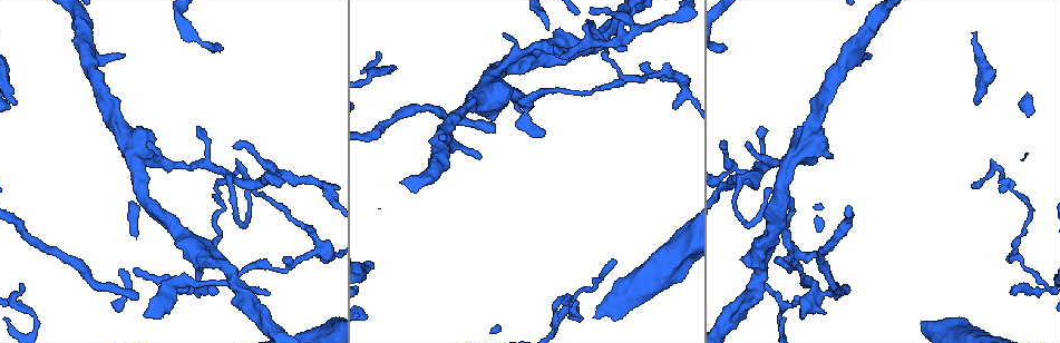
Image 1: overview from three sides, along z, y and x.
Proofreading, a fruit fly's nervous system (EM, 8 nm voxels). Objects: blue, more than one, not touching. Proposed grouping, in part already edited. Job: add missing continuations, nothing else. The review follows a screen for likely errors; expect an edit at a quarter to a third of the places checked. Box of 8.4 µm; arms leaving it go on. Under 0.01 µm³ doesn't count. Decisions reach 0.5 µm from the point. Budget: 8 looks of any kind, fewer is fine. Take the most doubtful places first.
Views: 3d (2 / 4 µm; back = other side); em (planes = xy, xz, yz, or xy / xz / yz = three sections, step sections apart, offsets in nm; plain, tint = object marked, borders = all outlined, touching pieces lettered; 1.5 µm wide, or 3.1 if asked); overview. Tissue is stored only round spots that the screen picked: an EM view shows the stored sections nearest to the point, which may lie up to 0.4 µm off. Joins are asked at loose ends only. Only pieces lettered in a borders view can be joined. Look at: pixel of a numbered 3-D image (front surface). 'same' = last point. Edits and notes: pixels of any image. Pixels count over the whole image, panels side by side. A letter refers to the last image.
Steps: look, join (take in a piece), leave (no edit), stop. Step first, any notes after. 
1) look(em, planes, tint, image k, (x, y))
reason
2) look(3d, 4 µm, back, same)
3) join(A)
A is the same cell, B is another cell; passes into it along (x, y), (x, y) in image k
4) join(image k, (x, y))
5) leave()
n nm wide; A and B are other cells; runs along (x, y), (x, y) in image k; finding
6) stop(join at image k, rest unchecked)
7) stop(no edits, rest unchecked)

look(em, xy, step 8, borders, image 1, (135, 292))
an open end

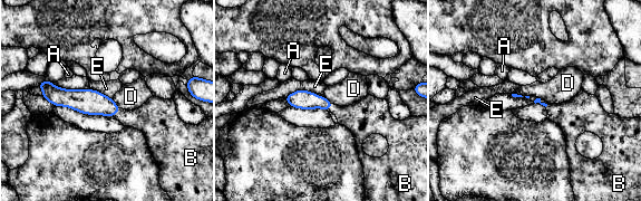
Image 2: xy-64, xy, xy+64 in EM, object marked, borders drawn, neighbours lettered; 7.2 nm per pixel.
look(em, planes, borders, same)
another direction

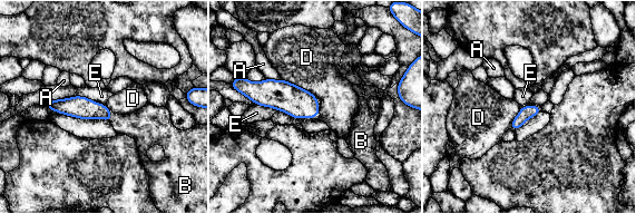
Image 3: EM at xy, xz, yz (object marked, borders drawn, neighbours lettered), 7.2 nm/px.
join(B)
B is the same cell, A, D and E are other cells; it goes on there

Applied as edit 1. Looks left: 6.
look(3d, 4 µm, image 1, (220, 48))
tapers out

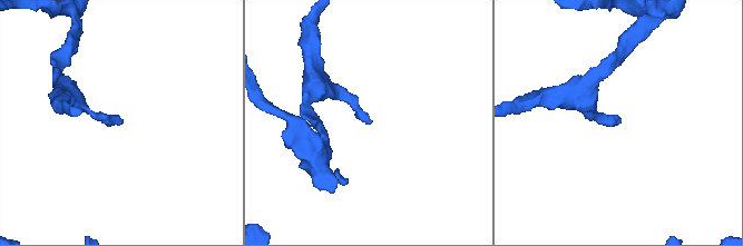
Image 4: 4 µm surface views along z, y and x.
look(em, planes, borders, image 4, (368, 124))

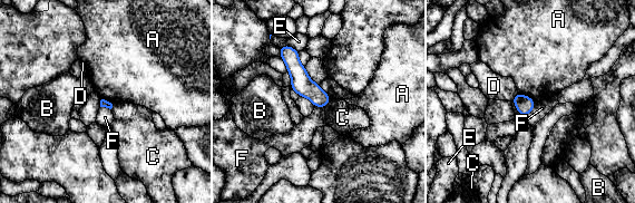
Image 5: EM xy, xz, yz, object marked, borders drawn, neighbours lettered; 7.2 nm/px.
leave()
E touches over 160 nm; A, B, C, D, E and F are other cells; no lettered piece goes on from it

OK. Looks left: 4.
look(em, planes, plain, image 1, (216, 293))

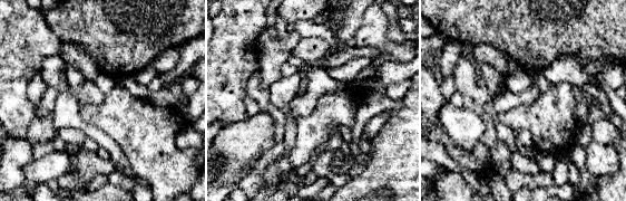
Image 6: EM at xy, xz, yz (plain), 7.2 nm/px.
look(em, planes, borders, same)
see the neighbours

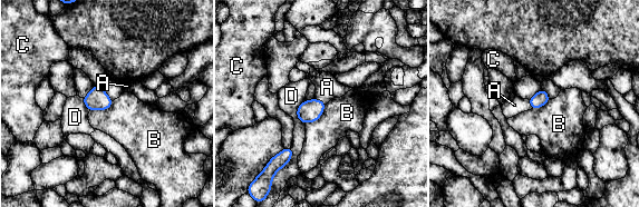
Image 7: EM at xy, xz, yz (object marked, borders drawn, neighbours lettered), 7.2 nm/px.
join(A)
A is the same cell, B, C and D are other cells; passes into it along (310, 110), (320, 100), (327, 87) in image 7; it goes on there

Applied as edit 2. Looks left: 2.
stop(join at image 3, join at image 7, rest unchecked)

